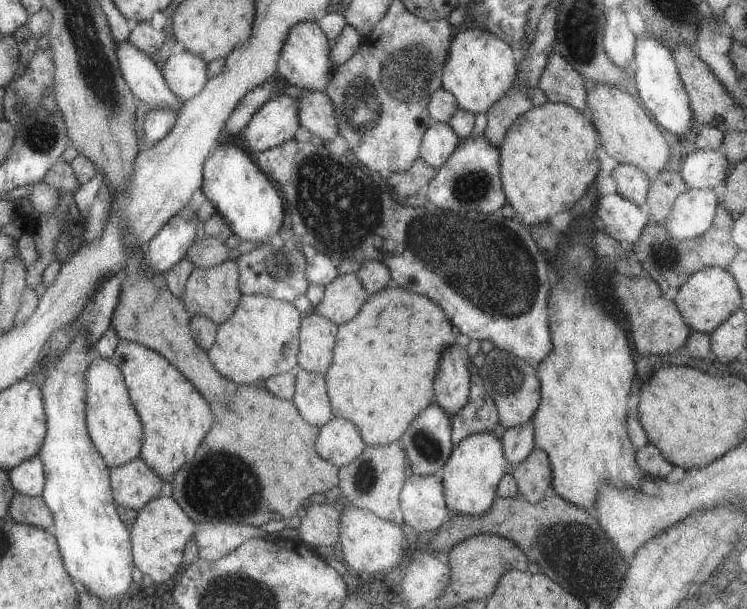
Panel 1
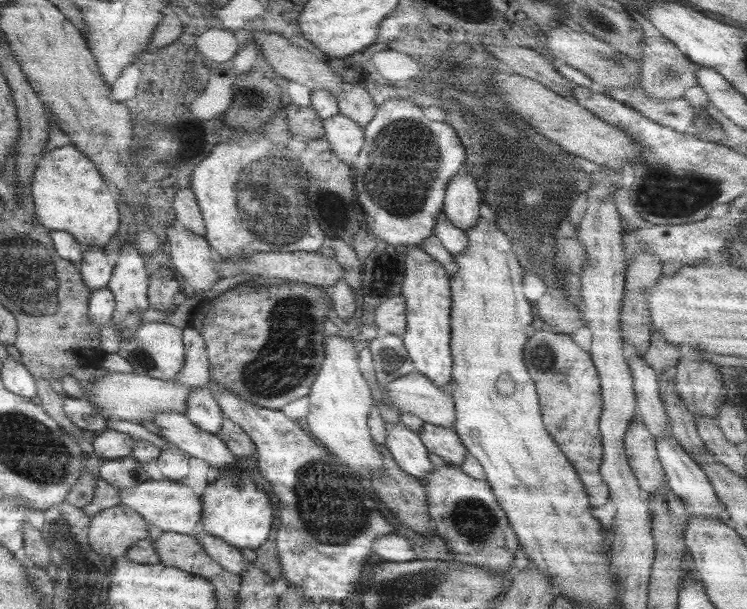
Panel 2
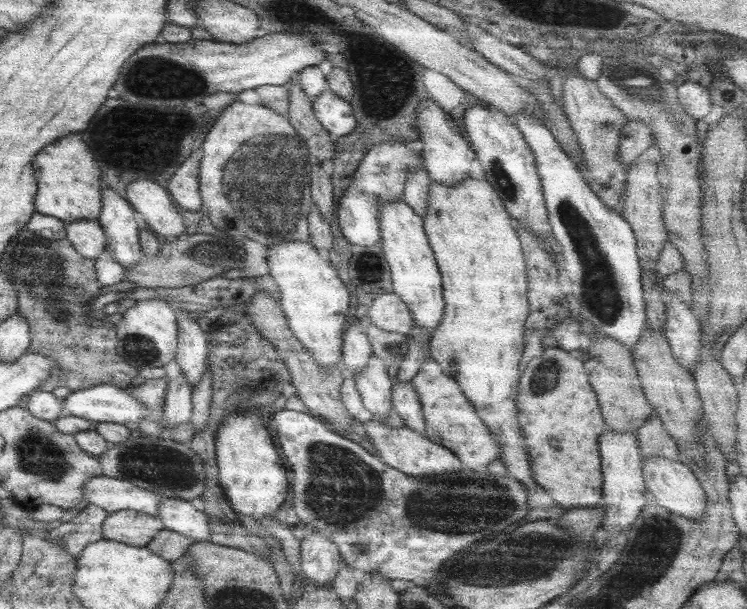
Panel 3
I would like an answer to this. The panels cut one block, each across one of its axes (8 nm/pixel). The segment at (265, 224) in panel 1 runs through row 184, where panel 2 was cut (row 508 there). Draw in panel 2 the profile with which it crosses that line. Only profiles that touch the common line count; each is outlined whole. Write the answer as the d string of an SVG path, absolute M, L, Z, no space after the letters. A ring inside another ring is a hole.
M235 470L233 474L219 474L203 492L201 496L201 526L203 534L221 540L227 546L251 548L257 550L265 544L269 530L273 522L273 510L269 504L269 496L265 494L265 488L259 488L253 478L249 478L245 472Z

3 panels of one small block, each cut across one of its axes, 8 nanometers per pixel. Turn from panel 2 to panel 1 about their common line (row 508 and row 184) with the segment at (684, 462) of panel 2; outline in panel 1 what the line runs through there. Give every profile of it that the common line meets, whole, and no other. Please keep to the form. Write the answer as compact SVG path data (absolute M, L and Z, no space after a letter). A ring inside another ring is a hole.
M693 150L683 158L679 174L687 190L719 190L725 180L725 170L729 162L719 150Z

